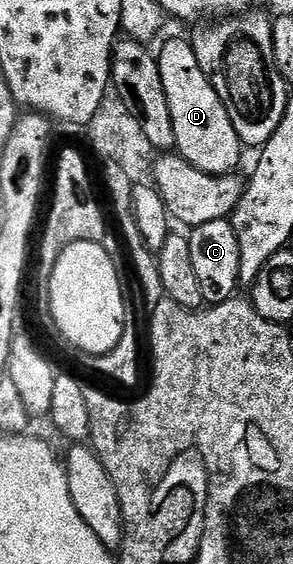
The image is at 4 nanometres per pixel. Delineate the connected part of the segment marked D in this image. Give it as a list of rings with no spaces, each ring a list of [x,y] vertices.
[[[168,40],[158,48],[162,86],[166,90],[166,102],[170,102],[170,114],[174,118],[175,151],[198,170],[211,176],[227,176],[237,171],[242,145],[230,122],[230,114],[218,98],[218,90],[210,78],[198,66],[191,43],[184,40]]]

